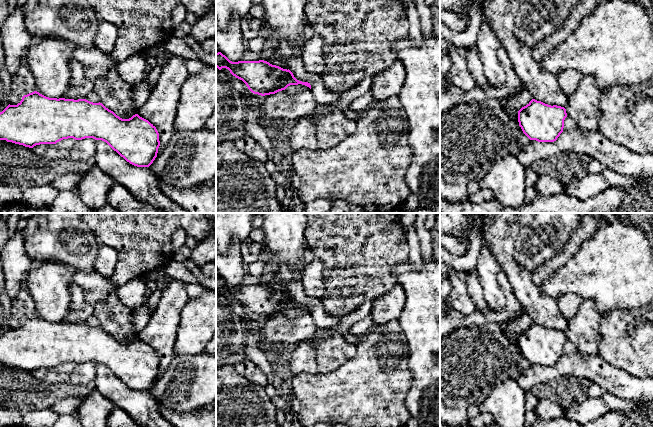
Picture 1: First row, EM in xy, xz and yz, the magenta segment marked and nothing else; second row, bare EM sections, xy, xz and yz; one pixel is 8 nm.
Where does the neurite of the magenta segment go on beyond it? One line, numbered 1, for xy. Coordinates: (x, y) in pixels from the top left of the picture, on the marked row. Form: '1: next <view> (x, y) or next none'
1: next none

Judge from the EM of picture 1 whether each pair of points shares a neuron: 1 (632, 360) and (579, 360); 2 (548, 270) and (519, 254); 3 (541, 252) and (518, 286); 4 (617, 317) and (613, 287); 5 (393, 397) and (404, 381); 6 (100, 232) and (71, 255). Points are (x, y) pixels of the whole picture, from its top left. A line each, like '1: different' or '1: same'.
1: different
2: different
3: different
4: different
5: same
6: different

